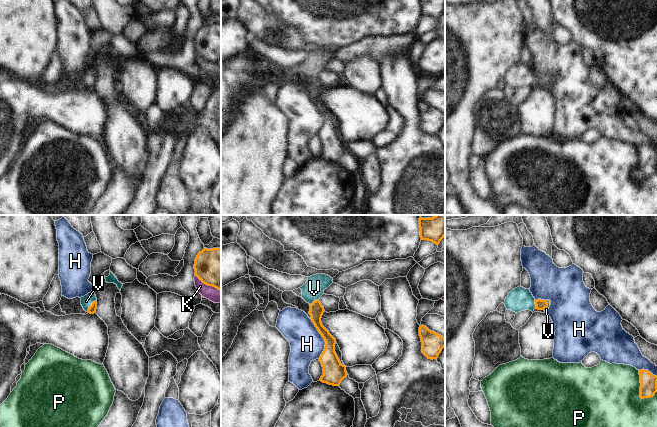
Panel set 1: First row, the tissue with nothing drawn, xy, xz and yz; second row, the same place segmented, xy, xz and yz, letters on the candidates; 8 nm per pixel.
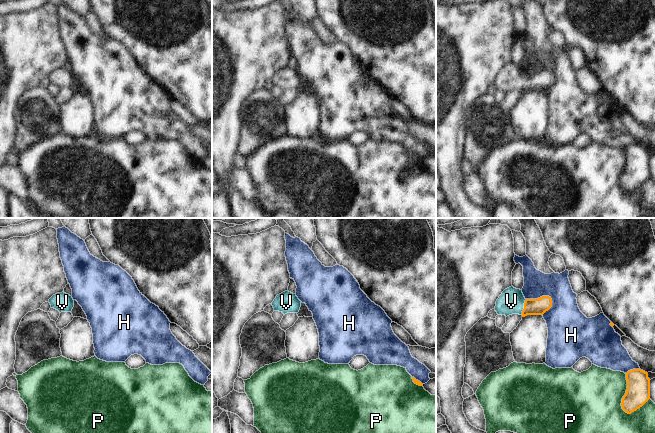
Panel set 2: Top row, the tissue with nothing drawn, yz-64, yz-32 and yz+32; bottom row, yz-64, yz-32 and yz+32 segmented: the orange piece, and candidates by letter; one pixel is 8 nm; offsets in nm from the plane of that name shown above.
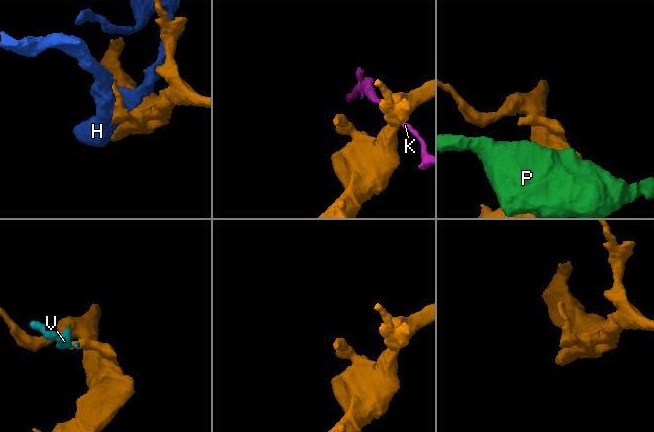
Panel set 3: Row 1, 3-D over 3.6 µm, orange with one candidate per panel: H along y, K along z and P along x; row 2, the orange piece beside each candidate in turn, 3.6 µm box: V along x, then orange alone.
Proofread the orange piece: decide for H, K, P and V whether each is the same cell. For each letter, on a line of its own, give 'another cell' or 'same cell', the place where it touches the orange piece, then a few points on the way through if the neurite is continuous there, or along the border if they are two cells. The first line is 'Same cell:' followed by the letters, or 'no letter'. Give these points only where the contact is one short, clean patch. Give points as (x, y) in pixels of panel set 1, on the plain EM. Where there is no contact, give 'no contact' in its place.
Same cell: V
H: another cell; contact xz (324, 115)
K: another cell; contact xy (208, 61); border xy (195, 51), (204, 59), (212, 61), (220, 67)
P: another cell; contact yz (640, 164)
V: same cell; contact xy (90, 82); way xy (92, 85), (90, 82), (86, 77)

